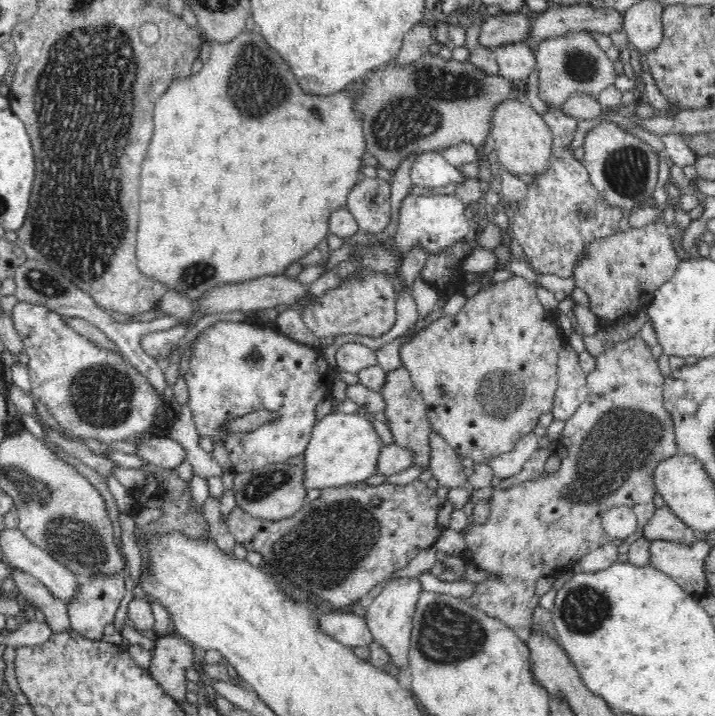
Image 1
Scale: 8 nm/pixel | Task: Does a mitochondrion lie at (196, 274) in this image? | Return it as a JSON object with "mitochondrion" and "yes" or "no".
{"mitochondrion":"yes"}

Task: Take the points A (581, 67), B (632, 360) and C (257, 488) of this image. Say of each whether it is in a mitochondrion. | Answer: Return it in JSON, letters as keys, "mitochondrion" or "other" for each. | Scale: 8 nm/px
{"A":"mitochondrion","B":"other","C":"mitochondrion"}

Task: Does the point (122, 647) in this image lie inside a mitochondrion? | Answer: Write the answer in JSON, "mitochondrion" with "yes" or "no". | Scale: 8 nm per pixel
{"mitochondrion":"no"}

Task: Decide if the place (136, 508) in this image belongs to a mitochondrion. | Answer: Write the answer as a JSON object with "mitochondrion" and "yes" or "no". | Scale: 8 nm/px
{"mitochondrion":"no"}

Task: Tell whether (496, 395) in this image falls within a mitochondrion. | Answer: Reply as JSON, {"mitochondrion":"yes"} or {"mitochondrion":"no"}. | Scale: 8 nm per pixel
{"mitochondrion":"yes"}

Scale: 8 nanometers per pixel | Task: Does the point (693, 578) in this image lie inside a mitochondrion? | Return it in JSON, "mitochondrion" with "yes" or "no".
{"mitochondrion":"no"}

